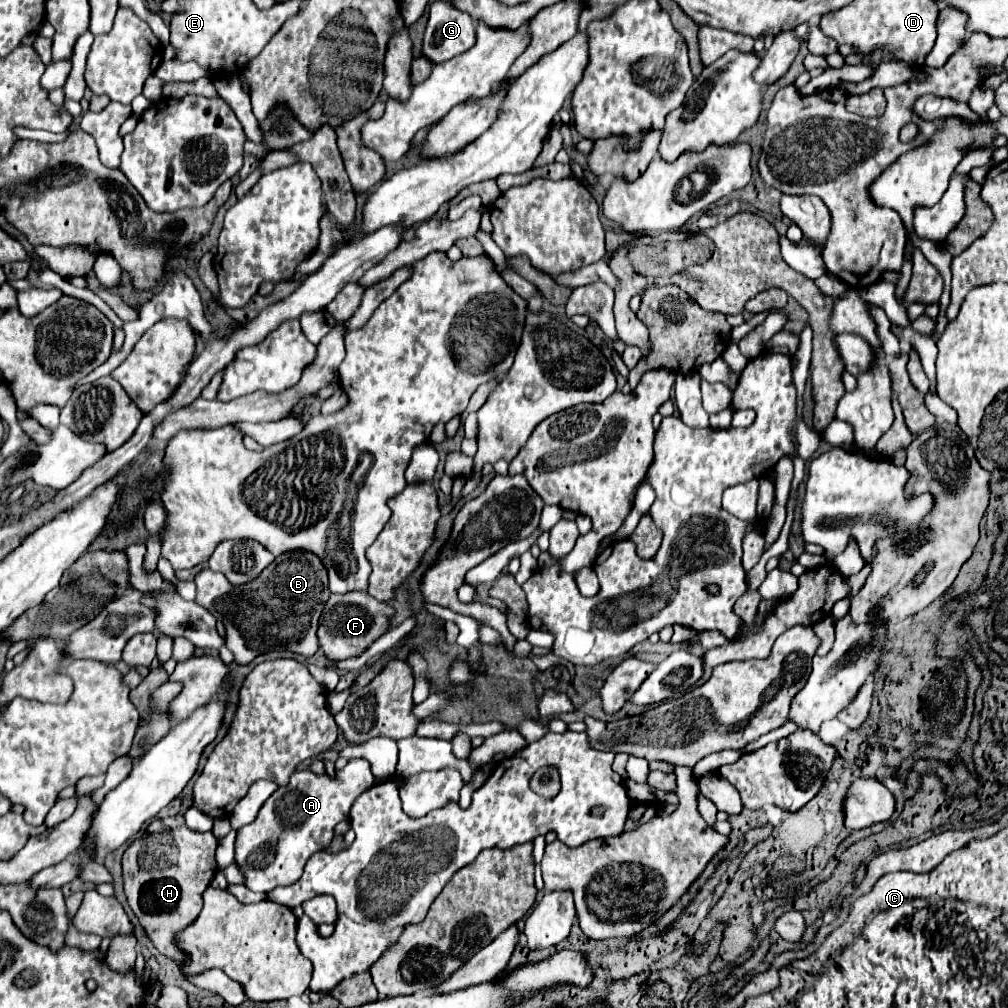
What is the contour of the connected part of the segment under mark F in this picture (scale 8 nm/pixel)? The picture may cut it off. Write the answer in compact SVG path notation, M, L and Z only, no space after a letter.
M329 596L321 620L319 620L319 646L331 660L345 660L351 656L359 656L365 648L369 648L387 628L393 616L393 608L379 600L343 600L343 596Z

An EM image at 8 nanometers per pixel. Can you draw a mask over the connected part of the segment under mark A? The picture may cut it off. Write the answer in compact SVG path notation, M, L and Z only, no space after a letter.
M351 758L347 762L347 766L337 772L335 778L325 776L317 776L309 769L297 770L293 772L291 780L287 786L277 788L261 806L257 818L243 826L241 830L237 830L237 842L235 842L235 864L239 866L241 874L245 876L245 886L253 892L271 892L277 886L283 884L293 884L301 872L305 862L311 858L311 854L323 850L329 846L329 842L333 840L333 830L341 820L349 818L349 810L353 806L353 802L371 786L375 784L375 776L371 774L371 764L363 758Z

